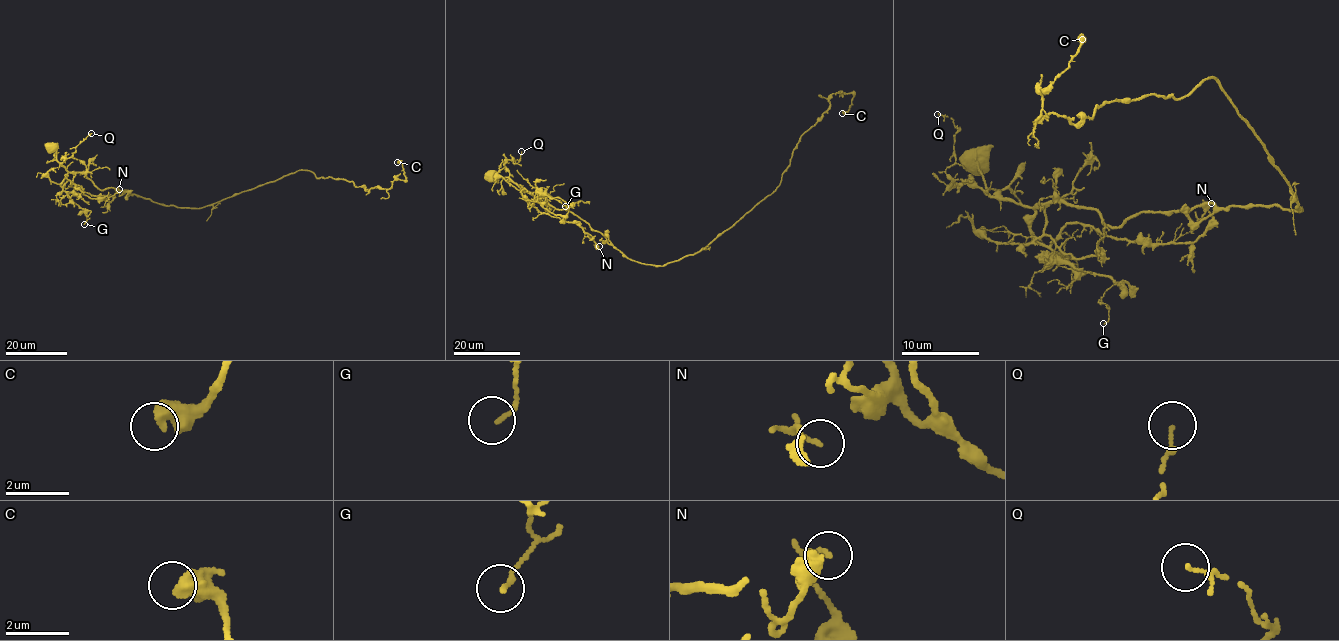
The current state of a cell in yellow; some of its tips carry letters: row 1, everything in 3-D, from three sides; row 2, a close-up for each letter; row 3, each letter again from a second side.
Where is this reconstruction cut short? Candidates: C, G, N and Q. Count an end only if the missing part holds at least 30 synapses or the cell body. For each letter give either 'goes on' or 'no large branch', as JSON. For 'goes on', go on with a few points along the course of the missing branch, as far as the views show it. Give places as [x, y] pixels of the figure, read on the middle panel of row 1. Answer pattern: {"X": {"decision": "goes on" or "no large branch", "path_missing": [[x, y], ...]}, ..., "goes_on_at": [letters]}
{"C": {"decision": "no large branch"}, "G": {"decision": "no large branch"}, "N": {"decision": "no large branch"}, "Q": {"decision": "no large branch"}, "goes_on_at": []}

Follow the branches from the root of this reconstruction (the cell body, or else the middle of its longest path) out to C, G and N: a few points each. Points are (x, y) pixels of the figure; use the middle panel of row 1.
C: (684, 258), (707, 247), (776, 188), (800, 137), (829, 108), (829, 97), (852, 93), (849, 109), (842, 113)
G: (684, 258), (662, 266), (633, 261), (574, 213), (521, 193), (557, 215), (566, 214), (565, 206)
N: (684, 258), (662, 266), (627, 258), (577, 216), (522, 190), (539, 211), (575, 222), (599, 246)

